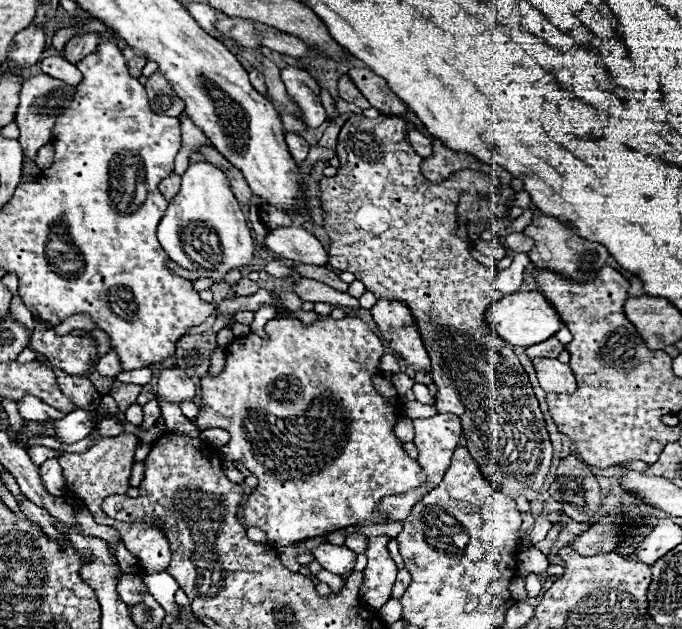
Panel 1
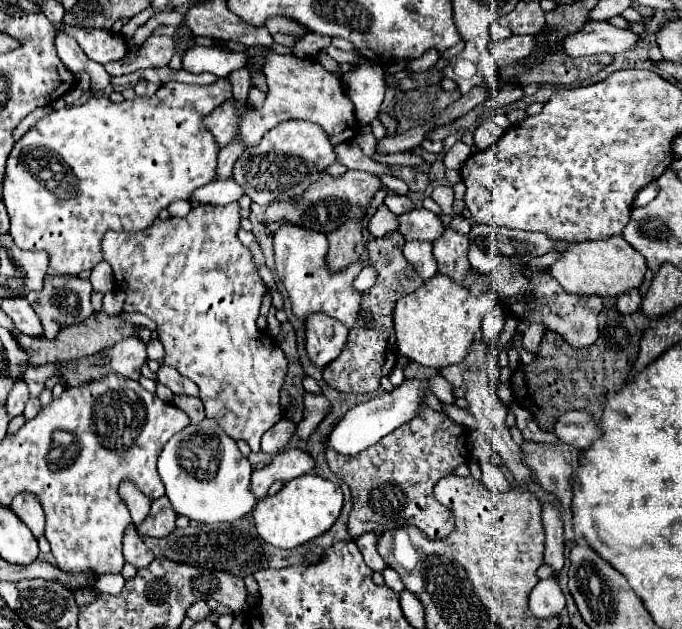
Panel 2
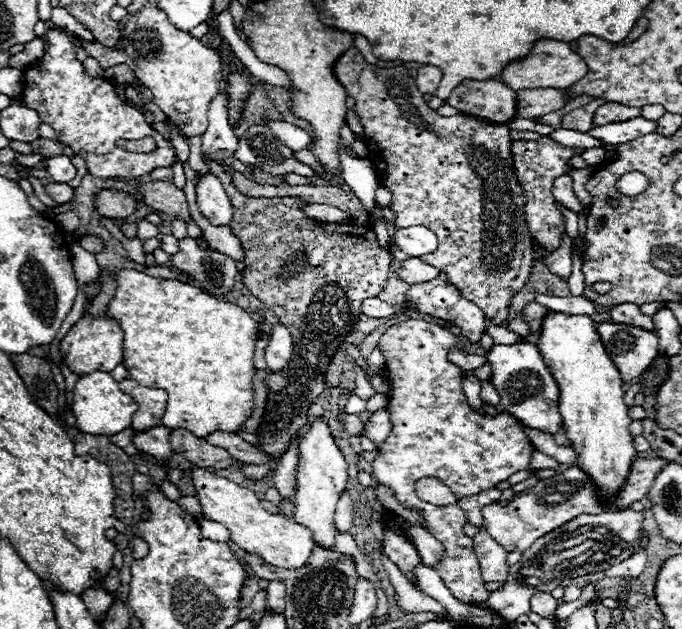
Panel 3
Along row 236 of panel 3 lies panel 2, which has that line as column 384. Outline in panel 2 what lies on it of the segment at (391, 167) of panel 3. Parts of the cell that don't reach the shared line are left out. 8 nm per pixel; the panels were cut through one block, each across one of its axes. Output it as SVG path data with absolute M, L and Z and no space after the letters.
M424 406L416 420L384 436L384 440L372 448L360 452L360 456L340 456L328 448L326 458L330 470L352 490L354 508L350 512L350 534L380 534L412 524L430 538L446 538L454 530L454 516L434 498L432 488L440 478L468 462L466 438L468 432L464 426L452 422L446 414Z

